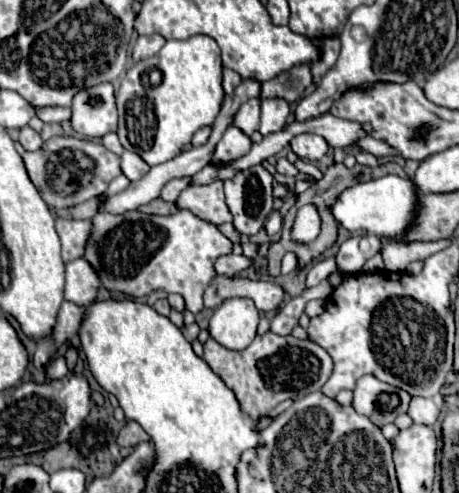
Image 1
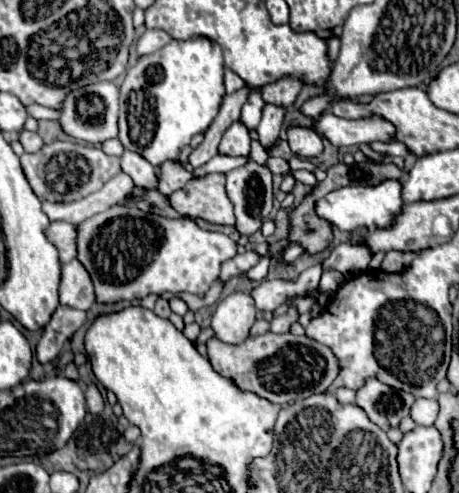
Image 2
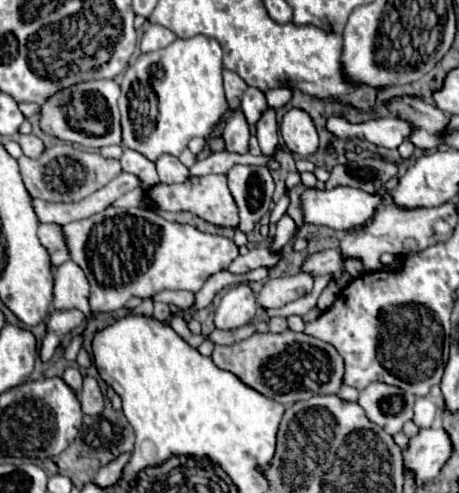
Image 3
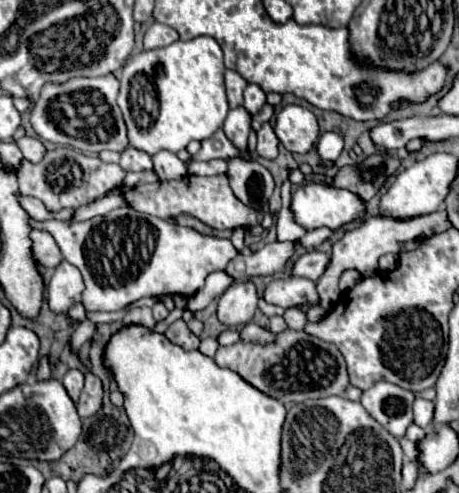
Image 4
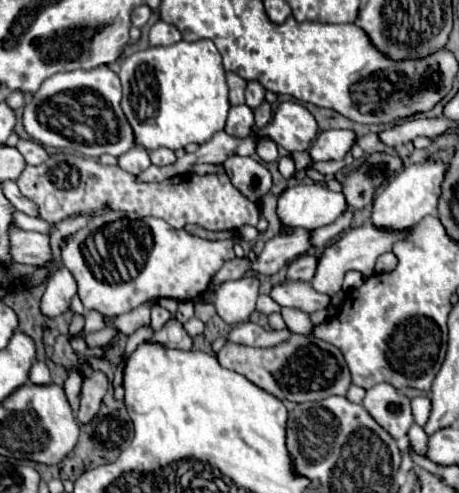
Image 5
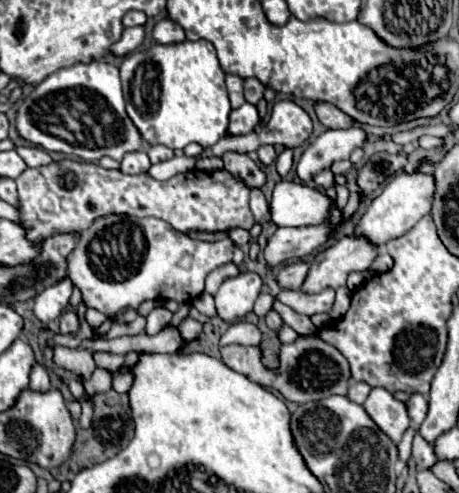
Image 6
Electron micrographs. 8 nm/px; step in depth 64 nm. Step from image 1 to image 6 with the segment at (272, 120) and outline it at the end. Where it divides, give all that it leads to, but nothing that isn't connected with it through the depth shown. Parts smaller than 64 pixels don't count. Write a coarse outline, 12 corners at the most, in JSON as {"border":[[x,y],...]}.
{"border":[[260,146],[258,158],[262,166],[270,166],[276,160],[274,146]]}

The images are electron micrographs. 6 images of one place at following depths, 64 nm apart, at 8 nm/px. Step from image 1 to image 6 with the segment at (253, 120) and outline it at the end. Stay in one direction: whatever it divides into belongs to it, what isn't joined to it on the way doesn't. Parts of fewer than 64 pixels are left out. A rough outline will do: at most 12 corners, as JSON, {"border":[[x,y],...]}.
{"border":[[256,78],[244,80],[246,102],[256,104],[264,96],[264,84]]}

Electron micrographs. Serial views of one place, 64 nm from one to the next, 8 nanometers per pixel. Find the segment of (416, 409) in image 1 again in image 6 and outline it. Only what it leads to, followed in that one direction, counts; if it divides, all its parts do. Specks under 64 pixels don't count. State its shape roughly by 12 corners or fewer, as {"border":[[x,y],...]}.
{"border":[[412,394],[406,402],[408,416],[418,428],[428,412],[428,400]]}

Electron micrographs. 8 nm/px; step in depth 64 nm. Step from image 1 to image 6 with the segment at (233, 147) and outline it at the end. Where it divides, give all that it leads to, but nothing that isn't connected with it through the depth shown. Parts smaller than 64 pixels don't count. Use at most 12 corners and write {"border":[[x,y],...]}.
{"border":[[254,104],[230,112],[228,132],[250,134],[260,122]]}

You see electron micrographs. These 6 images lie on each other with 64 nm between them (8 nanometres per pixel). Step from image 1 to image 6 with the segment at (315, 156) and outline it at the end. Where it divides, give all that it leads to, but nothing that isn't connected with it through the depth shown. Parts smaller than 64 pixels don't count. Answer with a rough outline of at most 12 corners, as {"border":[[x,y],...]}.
{"border":[[292,100],[274,104],[262,144],[296,148],[312,134],[310,116]]}

